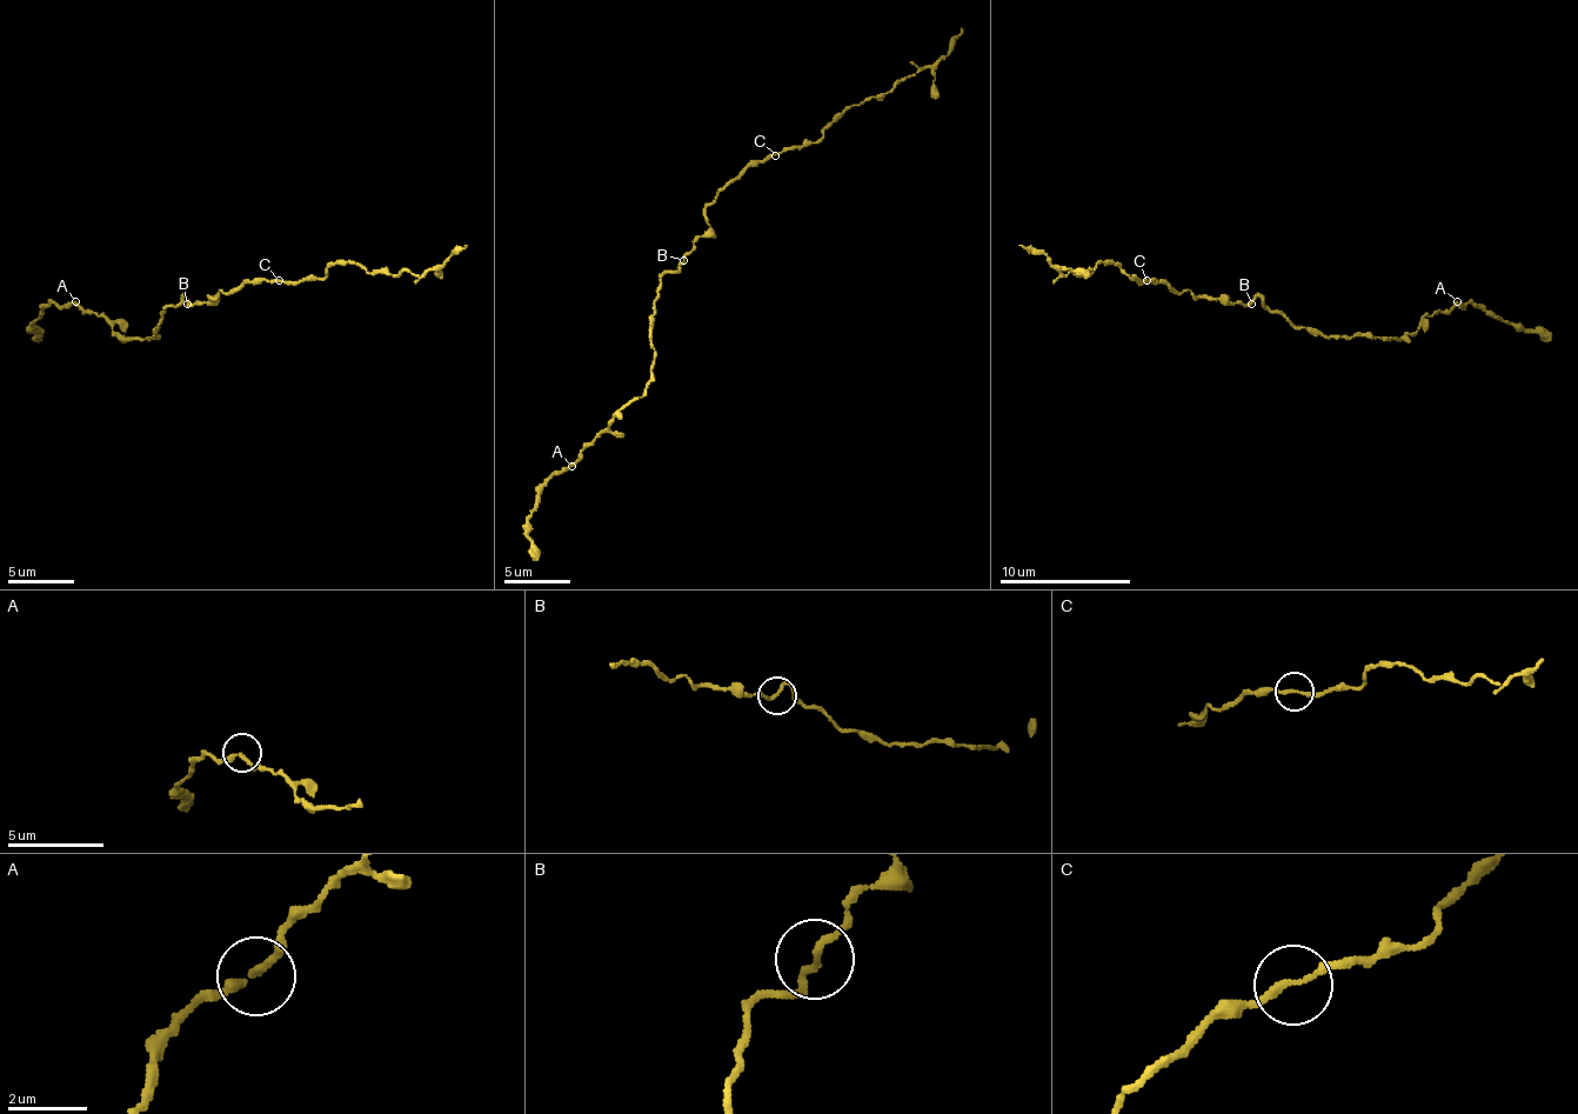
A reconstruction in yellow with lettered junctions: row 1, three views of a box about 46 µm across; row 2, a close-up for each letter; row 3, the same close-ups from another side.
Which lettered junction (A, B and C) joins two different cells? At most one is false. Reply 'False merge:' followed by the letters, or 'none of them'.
False merge: none of them

